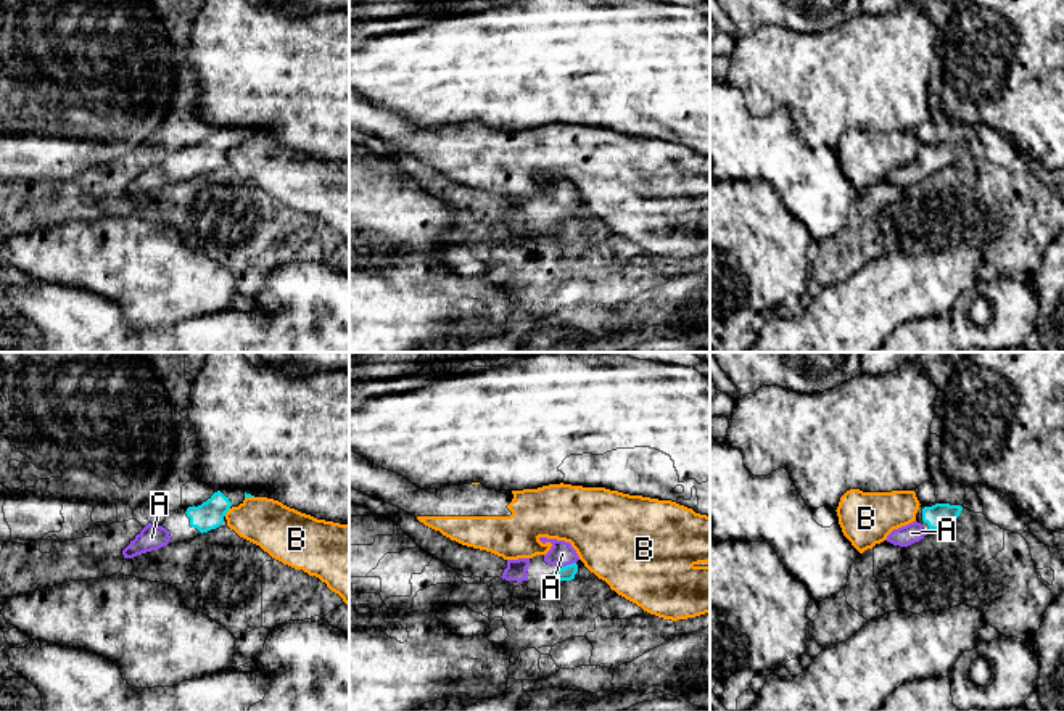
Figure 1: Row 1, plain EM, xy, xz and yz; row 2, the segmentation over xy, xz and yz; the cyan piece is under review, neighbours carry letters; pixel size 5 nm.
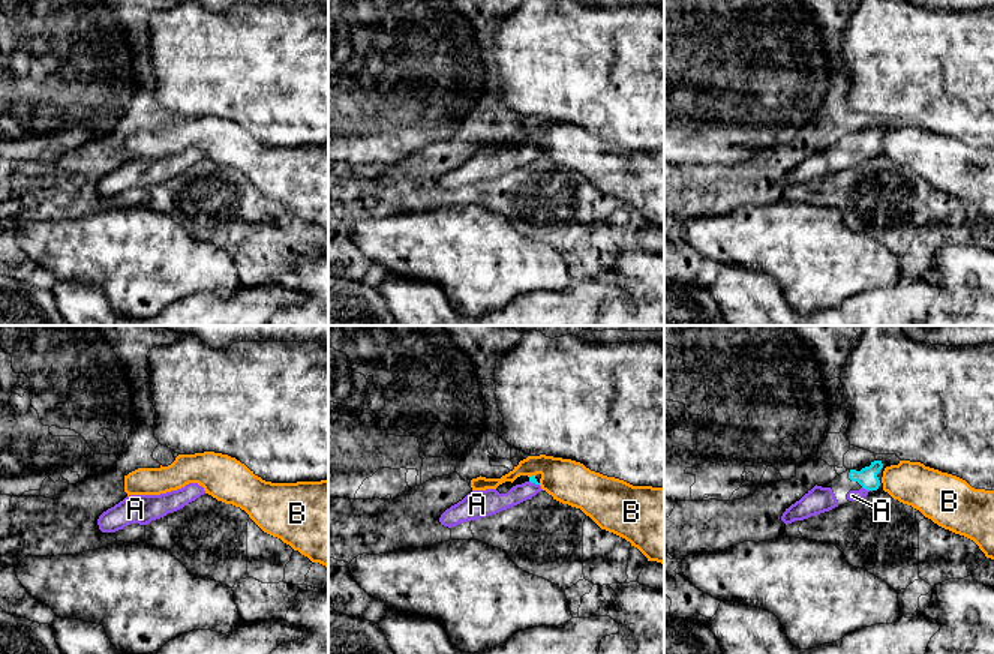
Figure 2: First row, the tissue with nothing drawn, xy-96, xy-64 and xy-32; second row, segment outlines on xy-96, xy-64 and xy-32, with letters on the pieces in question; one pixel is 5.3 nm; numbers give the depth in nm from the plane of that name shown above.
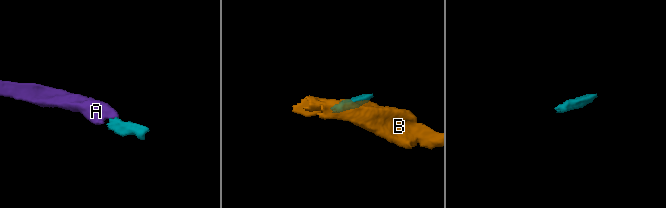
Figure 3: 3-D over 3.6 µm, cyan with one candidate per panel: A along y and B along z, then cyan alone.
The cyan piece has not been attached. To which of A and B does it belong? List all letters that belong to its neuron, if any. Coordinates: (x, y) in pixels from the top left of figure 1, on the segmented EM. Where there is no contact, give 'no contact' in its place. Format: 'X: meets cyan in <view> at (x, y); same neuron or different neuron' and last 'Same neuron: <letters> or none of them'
A: meets cyan in xz at (569, 565); same neuron
B: meets cyan in xy at (227, 510); different neuron
Same neuron: A

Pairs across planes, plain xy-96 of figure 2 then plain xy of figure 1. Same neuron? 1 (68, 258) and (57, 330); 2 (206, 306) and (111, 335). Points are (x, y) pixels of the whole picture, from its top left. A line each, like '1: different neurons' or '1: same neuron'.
1: different neurons
2: same neuron

